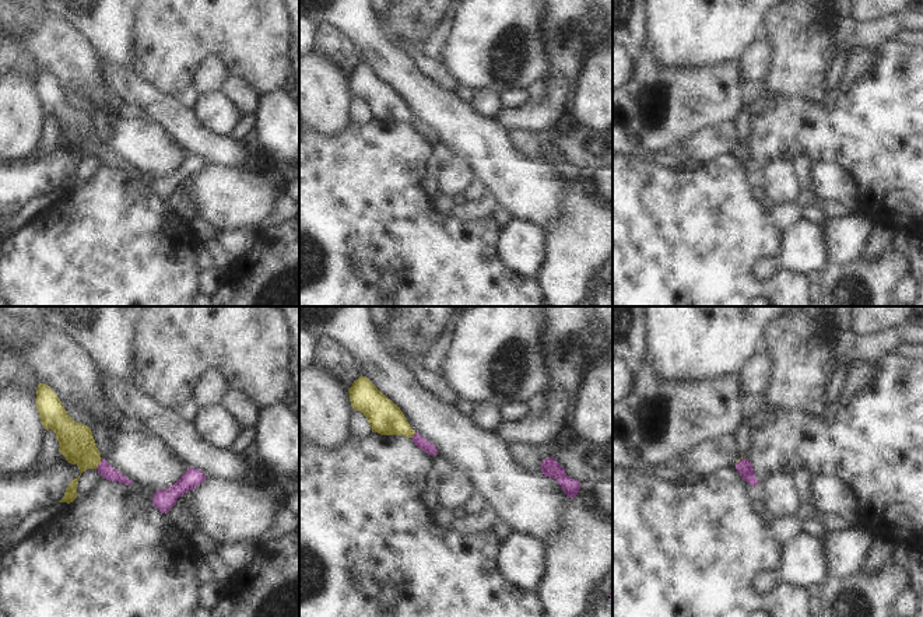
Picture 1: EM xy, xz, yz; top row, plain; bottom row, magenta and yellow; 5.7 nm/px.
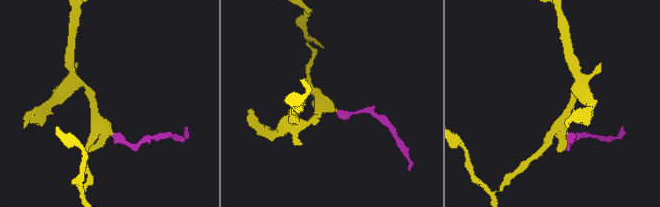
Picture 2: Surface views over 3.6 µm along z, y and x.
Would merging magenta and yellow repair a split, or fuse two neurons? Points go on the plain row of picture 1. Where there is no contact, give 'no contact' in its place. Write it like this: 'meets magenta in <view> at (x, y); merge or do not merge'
meets magenta in xy at (99, 150); merge

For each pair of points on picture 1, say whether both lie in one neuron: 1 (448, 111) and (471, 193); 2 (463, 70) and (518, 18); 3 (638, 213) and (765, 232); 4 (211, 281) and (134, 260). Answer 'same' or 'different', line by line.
1: different
2: same
3: same
4: different

